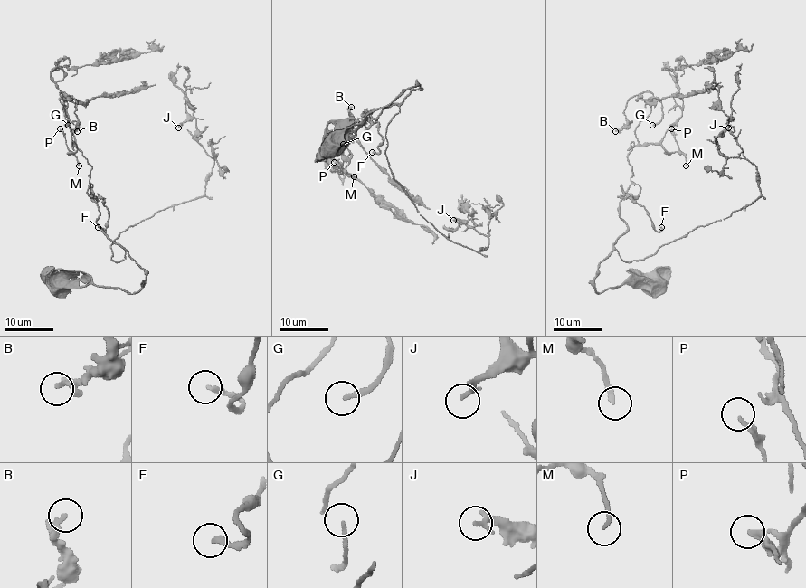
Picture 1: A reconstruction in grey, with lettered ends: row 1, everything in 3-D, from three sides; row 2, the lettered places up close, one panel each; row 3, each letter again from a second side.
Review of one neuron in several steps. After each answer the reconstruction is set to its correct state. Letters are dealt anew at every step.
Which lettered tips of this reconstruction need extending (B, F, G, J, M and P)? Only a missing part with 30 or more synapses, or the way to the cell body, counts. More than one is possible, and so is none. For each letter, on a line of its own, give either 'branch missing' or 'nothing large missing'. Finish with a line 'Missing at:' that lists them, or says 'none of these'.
B: nothing large missing
F: branch missing
G: nothing large missing
J: nothing large missing
M: branch missing
P: nothing large missing
Missing at: F, M

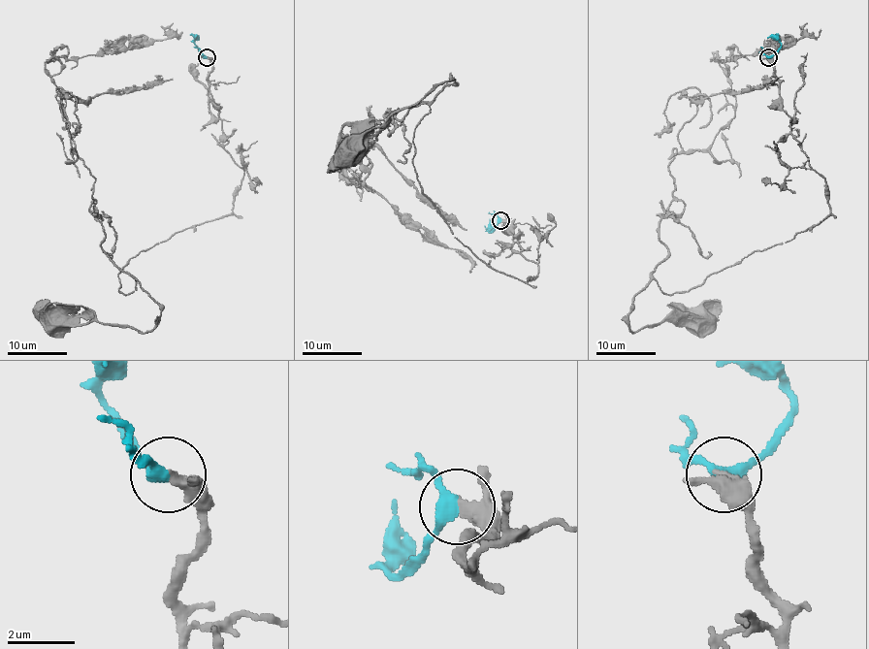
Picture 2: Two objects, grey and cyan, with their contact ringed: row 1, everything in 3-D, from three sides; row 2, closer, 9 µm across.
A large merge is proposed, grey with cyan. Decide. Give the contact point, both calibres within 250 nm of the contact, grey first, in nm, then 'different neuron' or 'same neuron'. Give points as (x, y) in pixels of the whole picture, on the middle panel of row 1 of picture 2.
(500, 220) | 320/360 nm | same neuron

